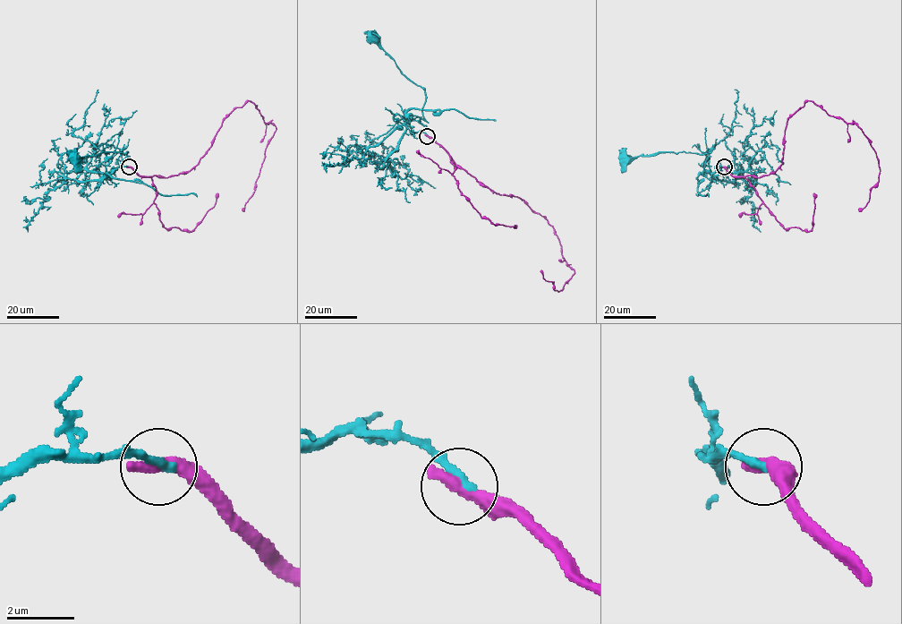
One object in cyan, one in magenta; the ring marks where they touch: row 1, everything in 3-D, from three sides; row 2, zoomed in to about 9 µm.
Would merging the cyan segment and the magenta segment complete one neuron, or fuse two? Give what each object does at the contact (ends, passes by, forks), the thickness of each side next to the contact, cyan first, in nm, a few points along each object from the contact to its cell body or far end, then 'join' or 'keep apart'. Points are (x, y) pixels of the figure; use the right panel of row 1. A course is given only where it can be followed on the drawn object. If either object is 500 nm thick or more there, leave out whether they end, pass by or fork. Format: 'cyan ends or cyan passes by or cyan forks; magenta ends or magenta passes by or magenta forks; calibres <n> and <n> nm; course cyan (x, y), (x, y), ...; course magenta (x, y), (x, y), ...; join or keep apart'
calibres 240 and 500 nm; course cyan (724, 167), (709, 173), (703, 168), (706, 153), (660, 152), (625, 159); course magenta (724, 167), (736, 176), (773, 173), (787, 119), (812, 100), (855, 123), (875, 151), (877, 183), (858, 210); keep apart

